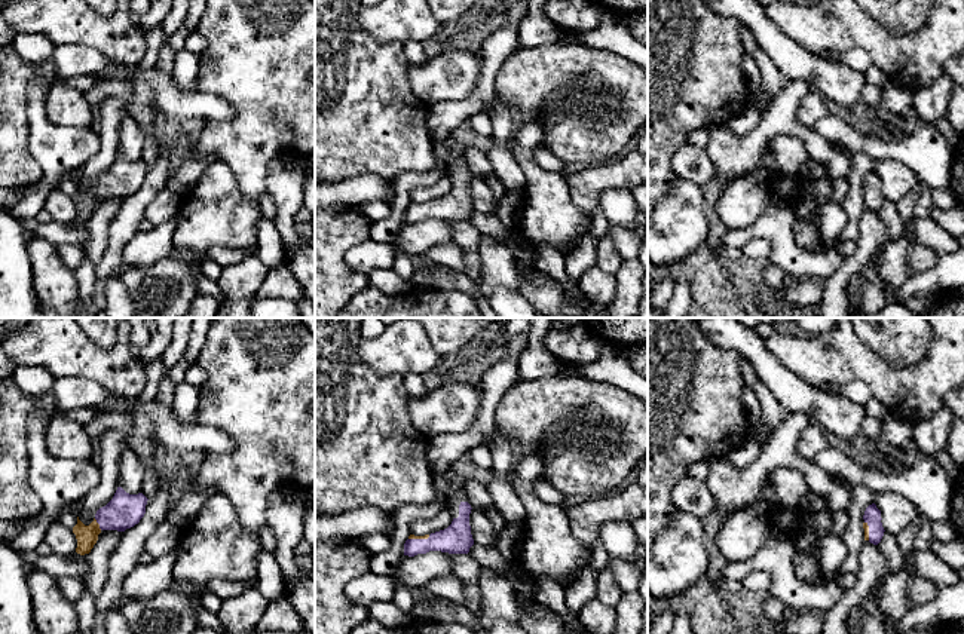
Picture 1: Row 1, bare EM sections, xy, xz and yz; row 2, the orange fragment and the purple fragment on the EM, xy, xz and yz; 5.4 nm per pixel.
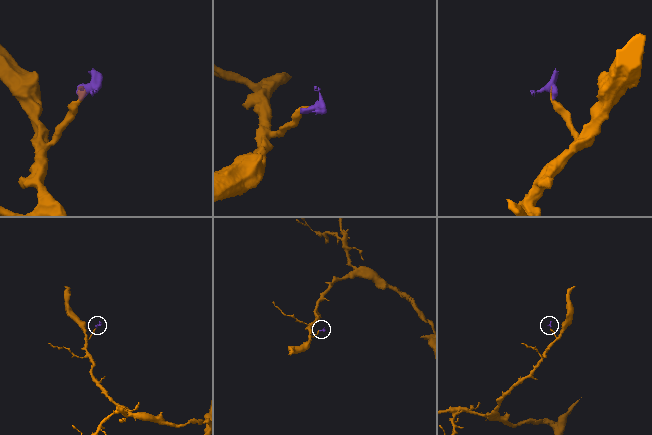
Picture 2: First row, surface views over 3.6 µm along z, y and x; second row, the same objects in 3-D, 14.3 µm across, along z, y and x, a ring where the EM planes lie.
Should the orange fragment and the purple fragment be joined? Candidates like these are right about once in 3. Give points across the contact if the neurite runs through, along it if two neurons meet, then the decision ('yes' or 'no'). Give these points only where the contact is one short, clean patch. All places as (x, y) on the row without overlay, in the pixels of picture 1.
yes

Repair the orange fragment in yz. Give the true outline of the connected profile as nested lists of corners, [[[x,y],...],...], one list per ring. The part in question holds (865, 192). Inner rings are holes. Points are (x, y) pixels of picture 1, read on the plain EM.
[[[875,171],[869,172],[863,183],[864,208],[878,212],[884,203],[884,195],[881,190],[881,178]]]

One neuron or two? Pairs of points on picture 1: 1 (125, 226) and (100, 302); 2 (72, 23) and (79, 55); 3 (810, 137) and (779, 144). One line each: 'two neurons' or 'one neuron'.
1: one neuron
2: two neurons
3: two neurons

